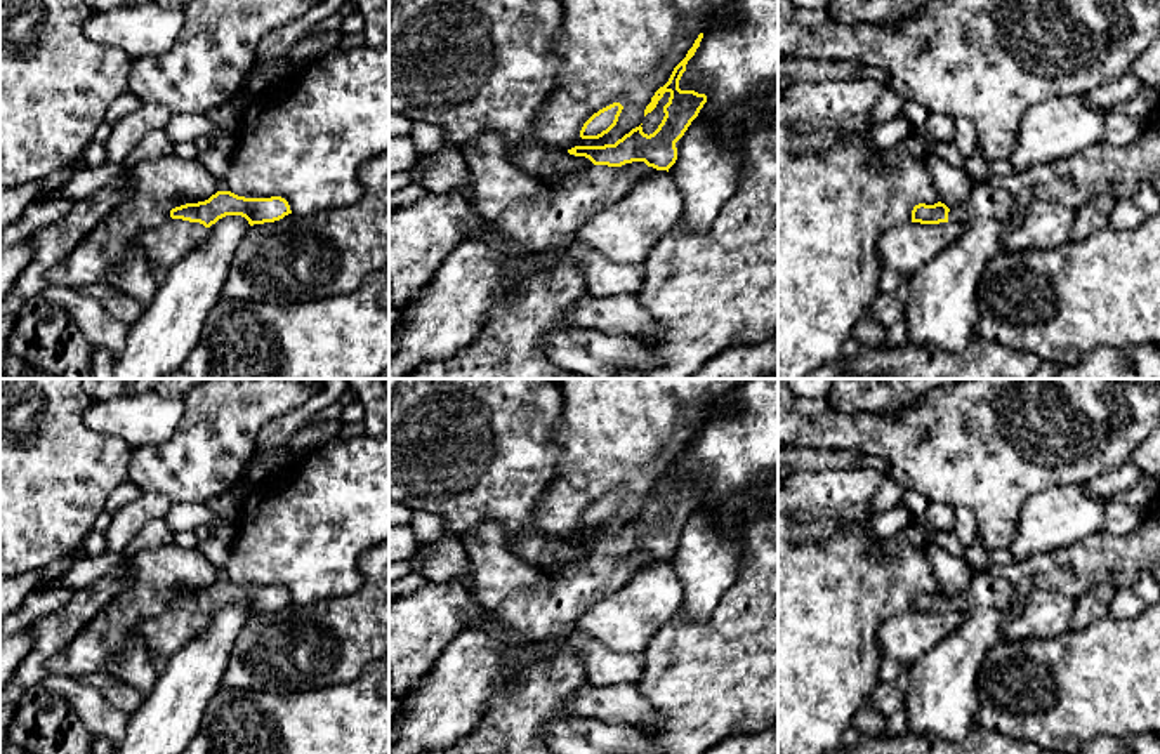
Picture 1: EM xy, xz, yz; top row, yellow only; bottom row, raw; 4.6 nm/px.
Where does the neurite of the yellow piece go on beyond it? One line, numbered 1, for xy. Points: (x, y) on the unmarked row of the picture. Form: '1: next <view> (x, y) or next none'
1: next none

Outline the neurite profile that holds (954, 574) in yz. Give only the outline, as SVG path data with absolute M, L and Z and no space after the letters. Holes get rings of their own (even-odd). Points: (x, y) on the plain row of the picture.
M934 546L926 547L926 552L939 591L948 598L964 594L974 573L969 563Z

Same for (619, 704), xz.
M587 683L573 691L568 707L577 716L637 730L656 726L662 721L662 714L653 709L636 685L596 686Z

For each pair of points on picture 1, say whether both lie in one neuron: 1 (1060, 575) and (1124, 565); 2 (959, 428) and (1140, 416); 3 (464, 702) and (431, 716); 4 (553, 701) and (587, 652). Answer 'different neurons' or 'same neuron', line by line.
1: same neuron
2: same neuron
3: same neuron
4: different neurons

